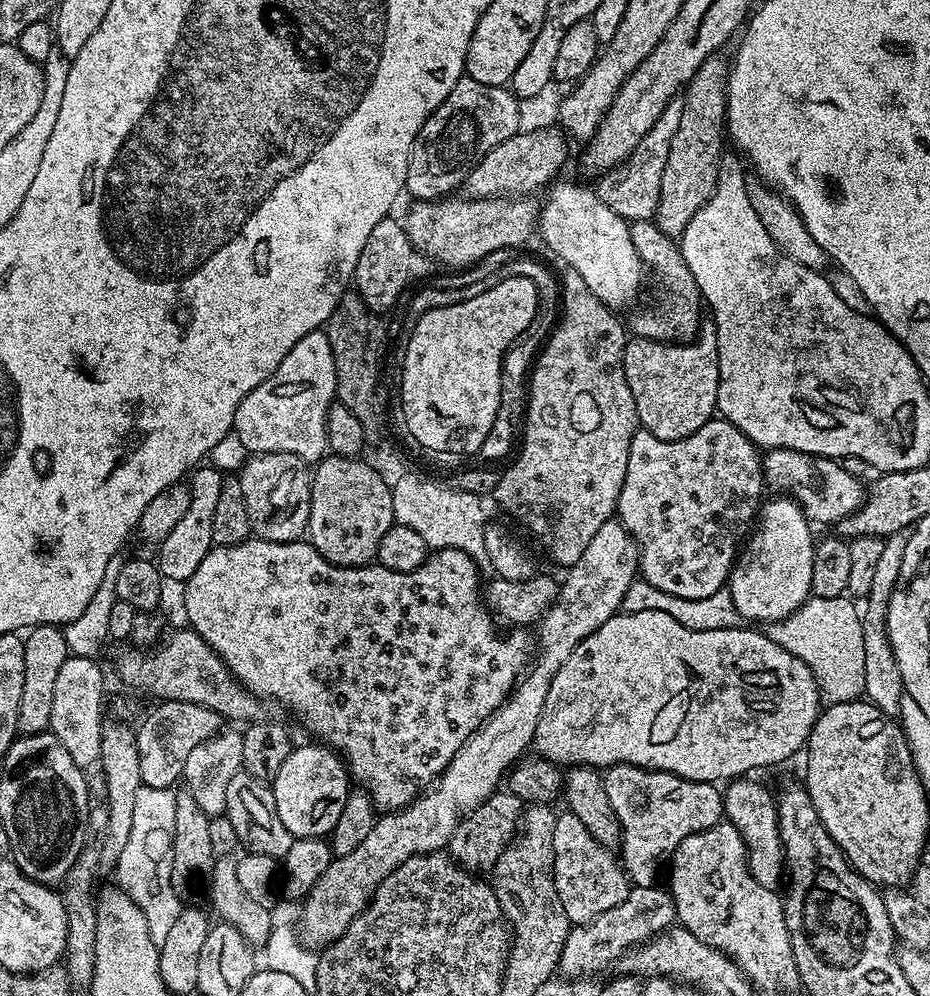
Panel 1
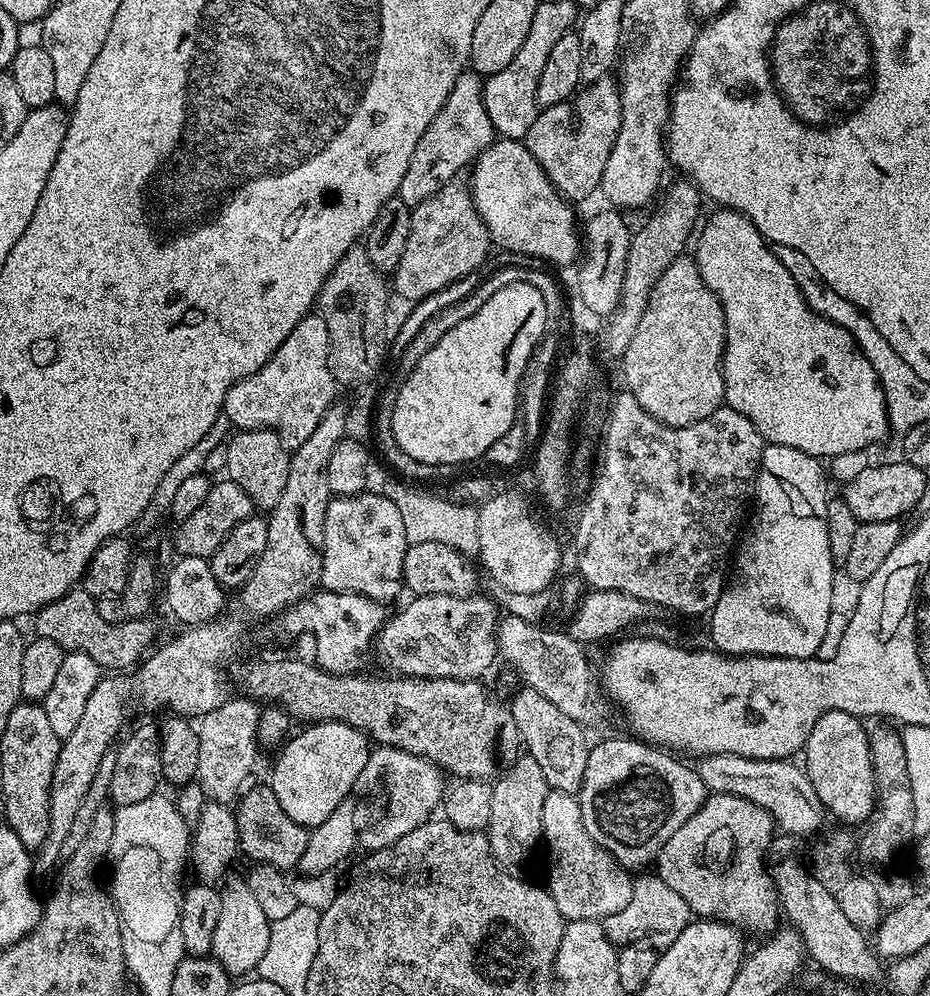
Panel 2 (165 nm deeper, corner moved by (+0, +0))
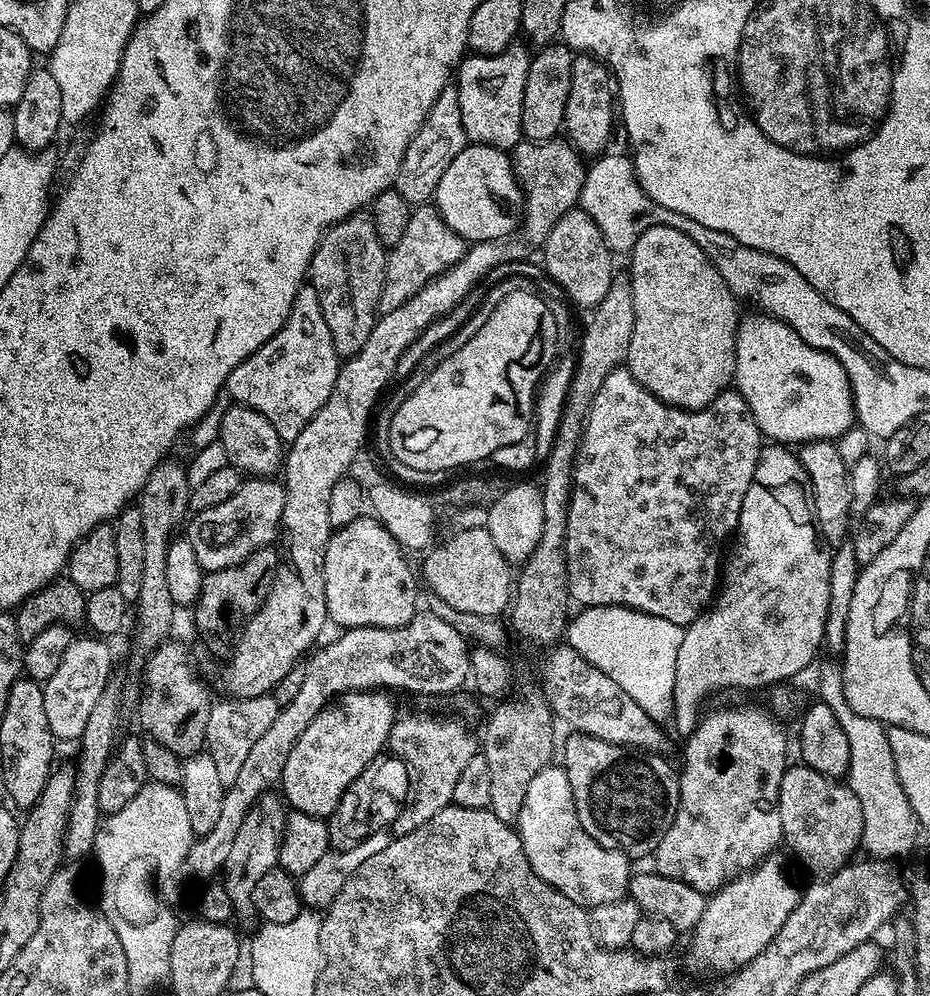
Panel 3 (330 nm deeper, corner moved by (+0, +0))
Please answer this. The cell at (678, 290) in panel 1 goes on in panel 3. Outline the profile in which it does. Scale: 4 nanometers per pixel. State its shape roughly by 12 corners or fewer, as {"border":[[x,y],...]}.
{"border":[[577,206],[558,218],[542,255],[573,305],[610,290],[613,257]]}

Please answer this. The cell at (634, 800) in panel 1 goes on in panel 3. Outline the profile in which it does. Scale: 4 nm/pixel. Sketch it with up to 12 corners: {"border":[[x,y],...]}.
{"border":[[562,740],[582,830],[651,857],[678,810],[660,756]]}

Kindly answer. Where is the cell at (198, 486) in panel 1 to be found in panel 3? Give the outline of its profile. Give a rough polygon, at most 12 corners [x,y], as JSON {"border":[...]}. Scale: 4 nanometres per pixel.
{"border":[[245,479],[195,513],[186,538],[205,572],[277,543],[286,493]]}

